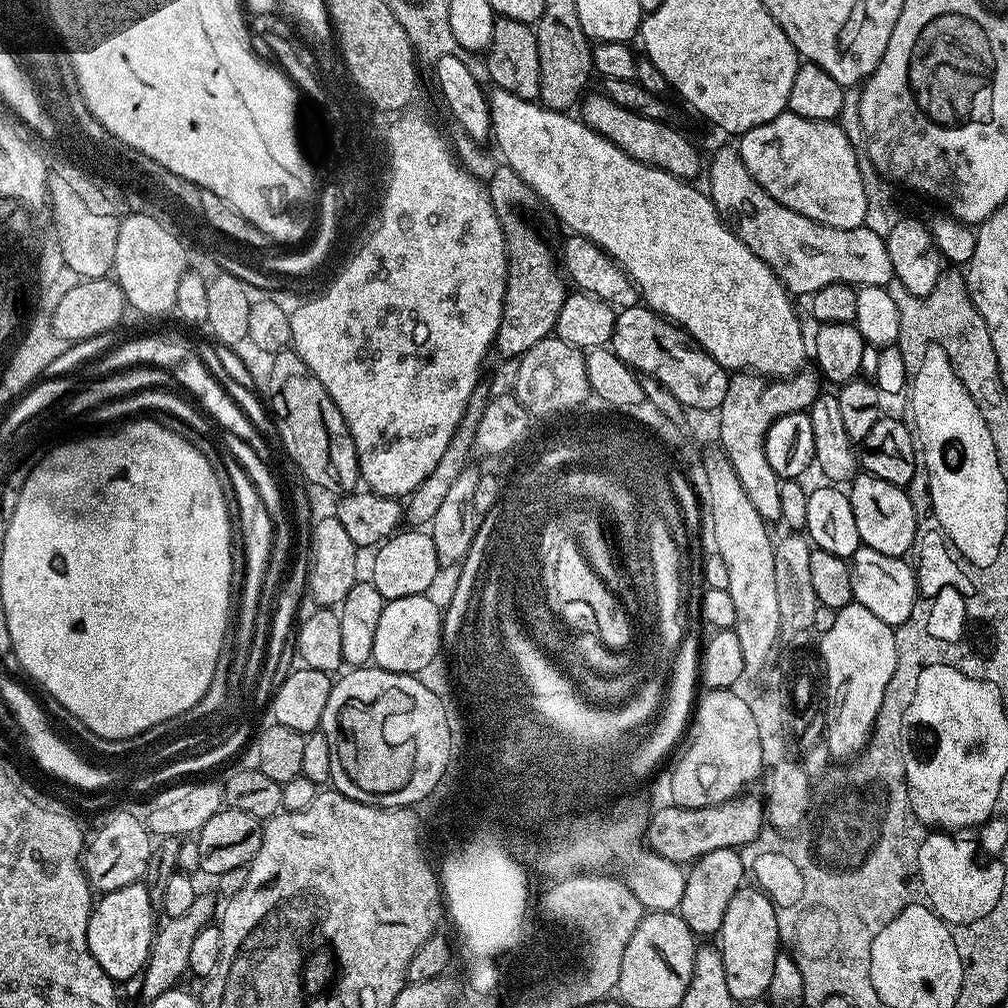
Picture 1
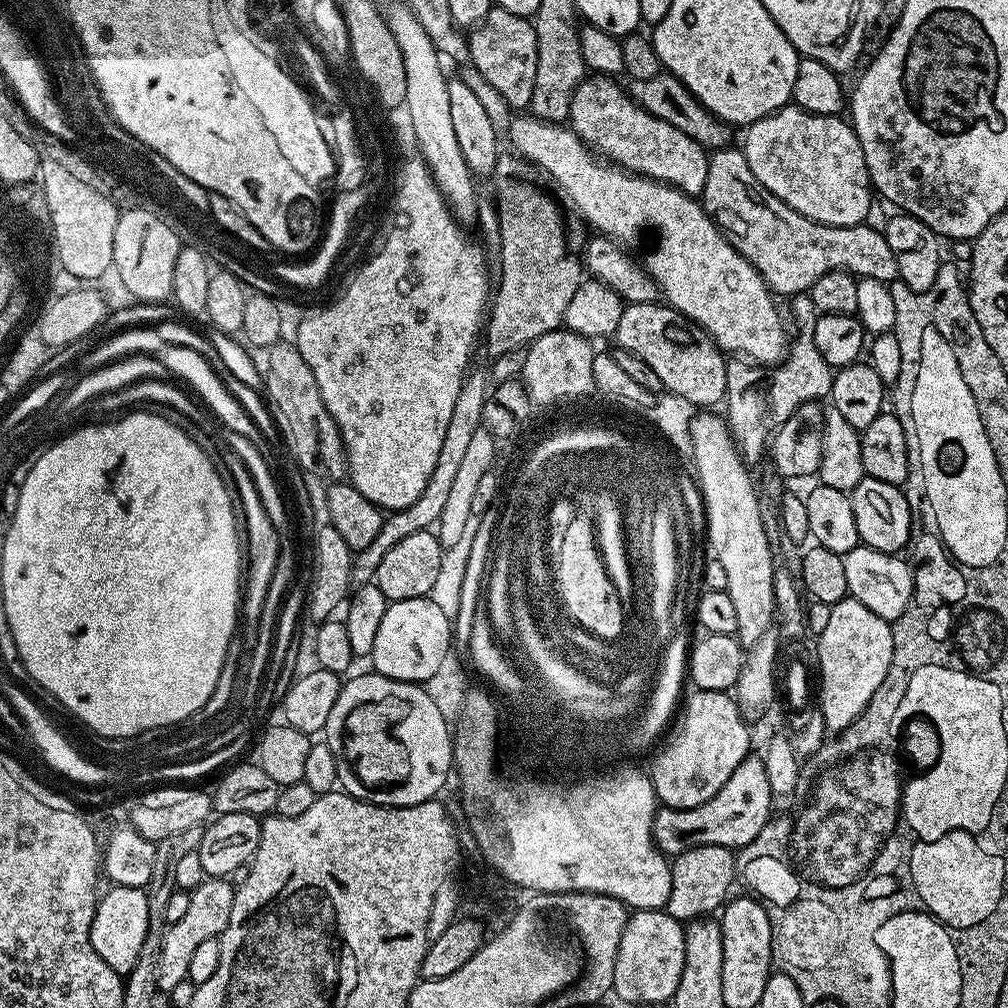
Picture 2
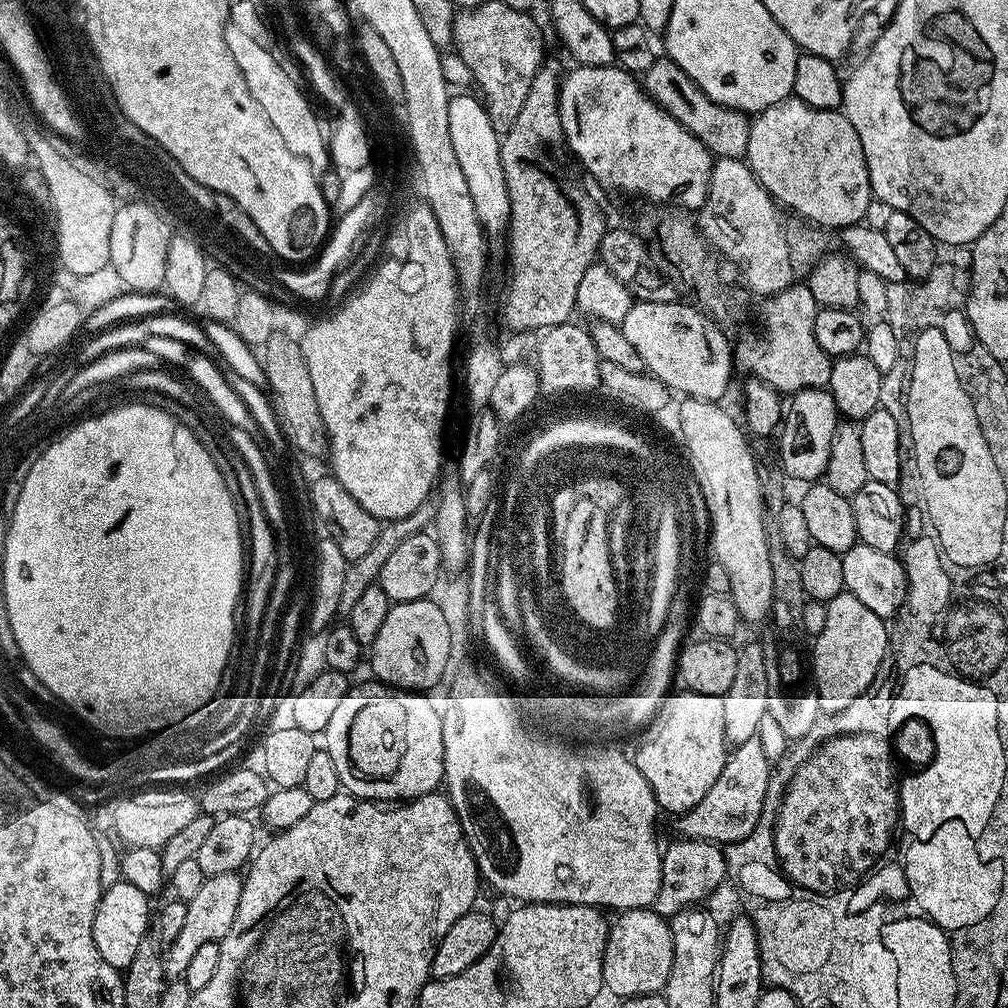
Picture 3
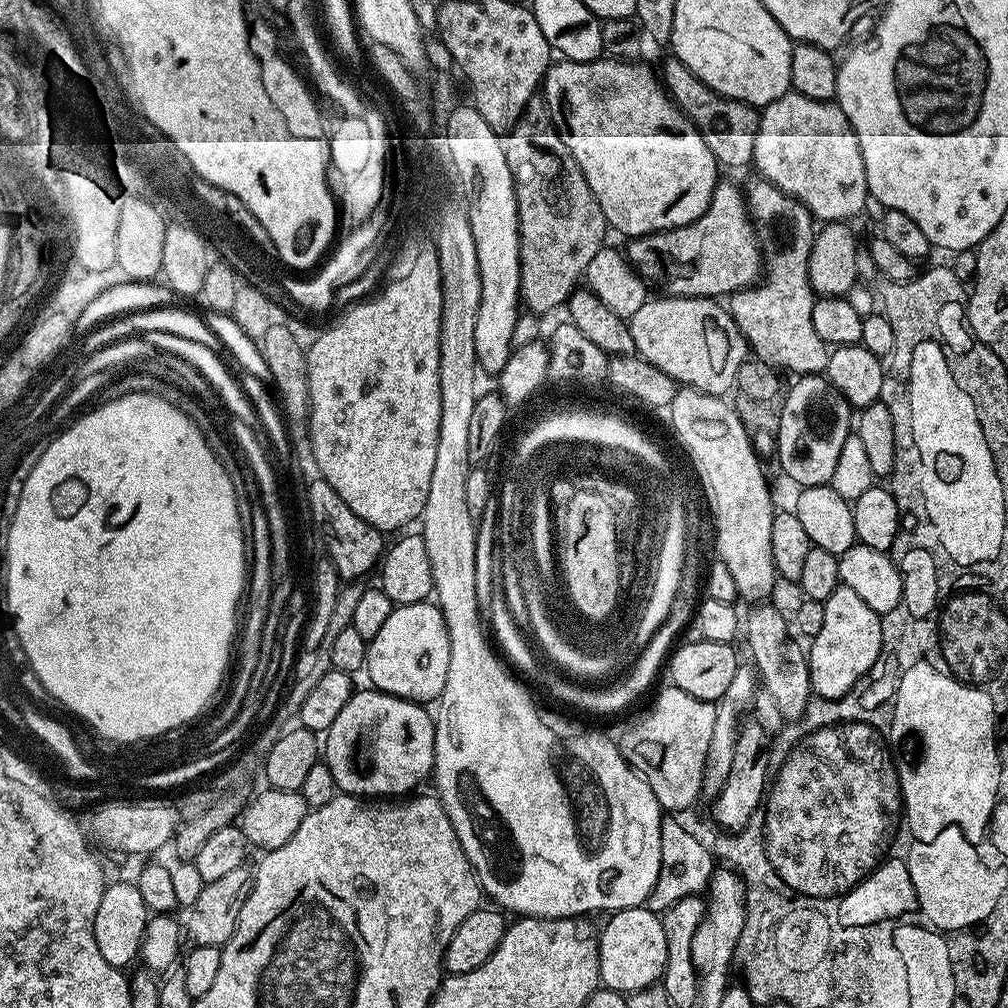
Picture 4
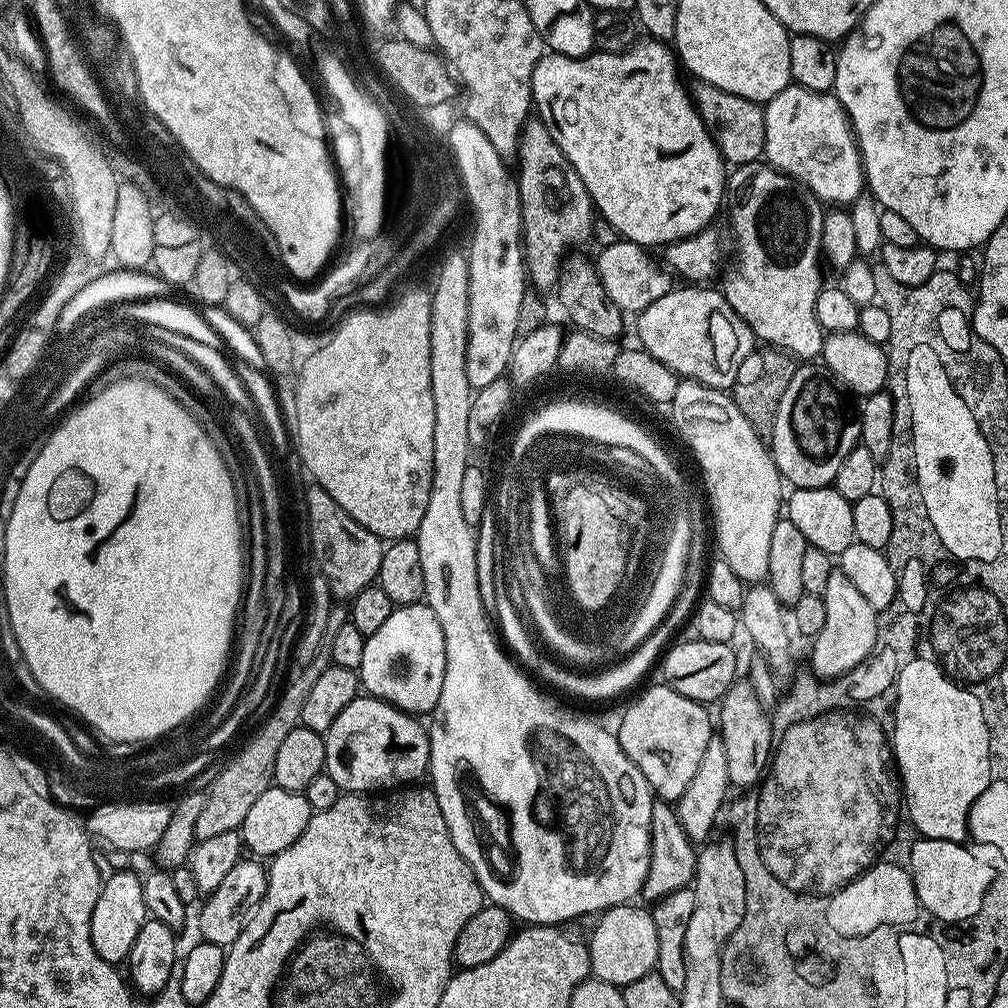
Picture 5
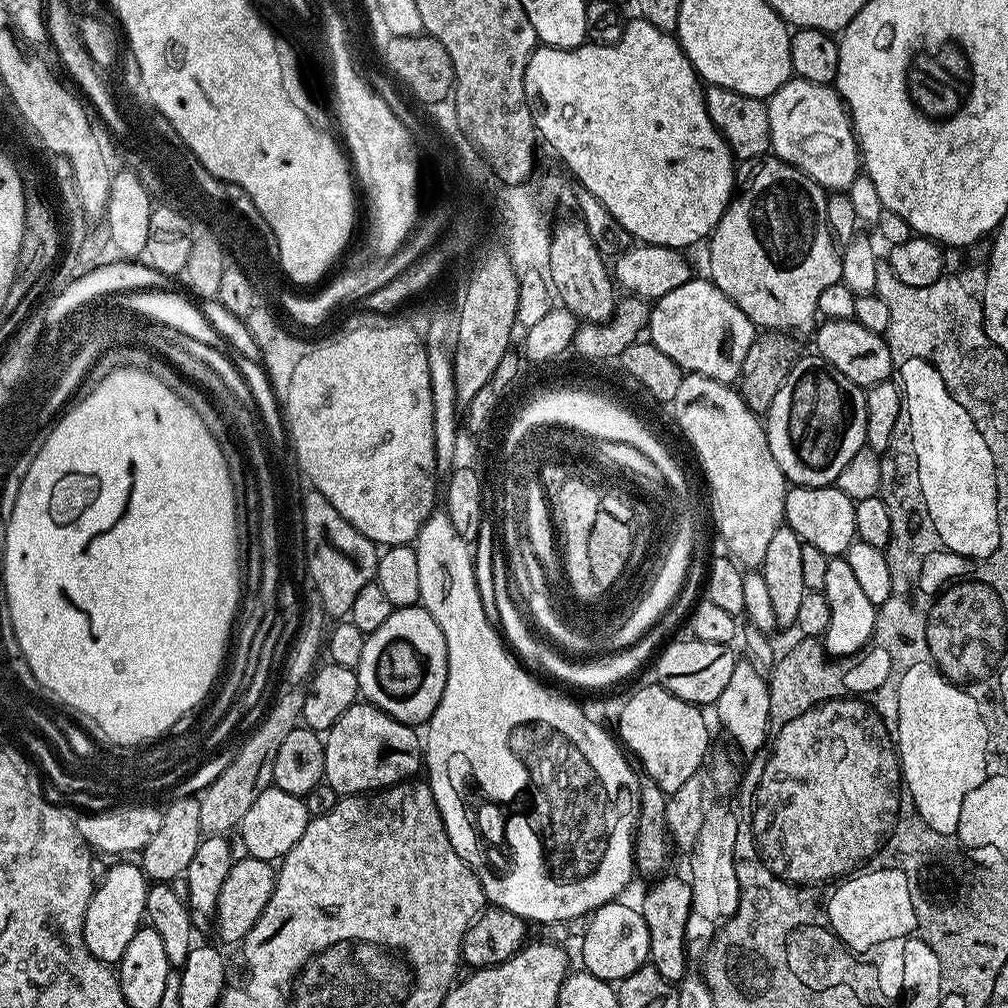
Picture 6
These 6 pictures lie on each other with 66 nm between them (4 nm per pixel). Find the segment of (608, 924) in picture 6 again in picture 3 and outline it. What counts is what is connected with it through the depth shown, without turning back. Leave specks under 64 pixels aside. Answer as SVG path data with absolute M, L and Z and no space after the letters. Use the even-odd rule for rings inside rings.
M630 908L619 913L617 920L611 921L608 941L604 951L604 988L612 991L619 998L629 996L655 996L663 993L670 978L670 968L674 966L674 942L672 926L665 917L659 916L652 908Z

